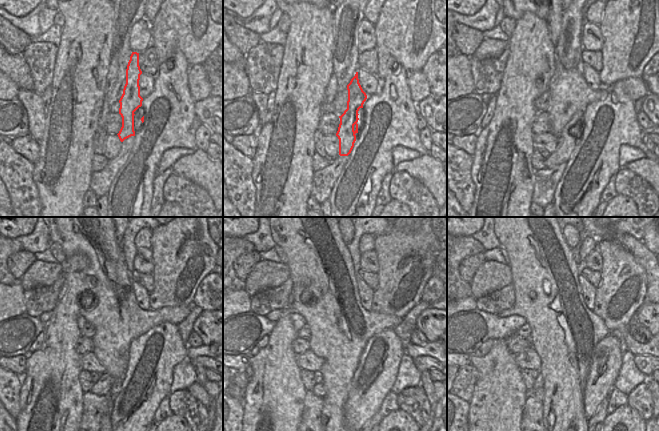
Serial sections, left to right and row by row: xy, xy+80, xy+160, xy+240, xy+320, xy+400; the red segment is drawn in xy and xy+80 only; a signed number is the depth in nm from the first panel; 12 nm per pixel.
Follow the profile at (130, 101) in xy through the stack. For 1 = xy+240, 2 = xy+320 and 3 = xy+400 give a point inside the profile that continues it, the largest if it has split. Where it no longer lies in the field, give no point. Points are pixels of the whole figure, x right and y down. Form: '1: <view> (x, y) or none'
1: xy+240 (103, 387)
2: xy+320 (319, 390)
3: xy+400 (538, 394)

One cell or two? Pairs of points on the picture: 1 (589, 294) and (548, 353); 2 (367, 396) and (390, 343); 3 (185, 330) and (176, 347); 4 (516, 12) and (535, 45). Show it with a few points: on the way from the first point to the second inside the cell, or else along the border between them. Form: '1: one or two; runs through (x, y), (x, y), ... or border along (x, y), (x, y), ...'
1: two; border along (578, 279), (583, 302), (592, 311)
2: one; runs through (374, 383), (383, 371), (388, 356)
3: two; border along (176, 325), (181, 340), (186, 345)
4: two; border along (543, 19), (532, 12), (525, 12), (515, 20)

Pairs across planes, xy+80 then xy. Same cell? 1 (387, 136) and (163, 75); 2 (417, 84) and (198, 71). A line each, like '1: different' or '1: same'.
1: same
2: same

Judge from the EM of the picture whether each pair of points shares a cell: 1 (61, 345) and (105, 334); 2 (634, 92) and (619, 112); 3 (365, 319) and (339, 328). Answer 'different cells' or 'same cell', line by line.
1: different cells
2: different cells
3: same cell

